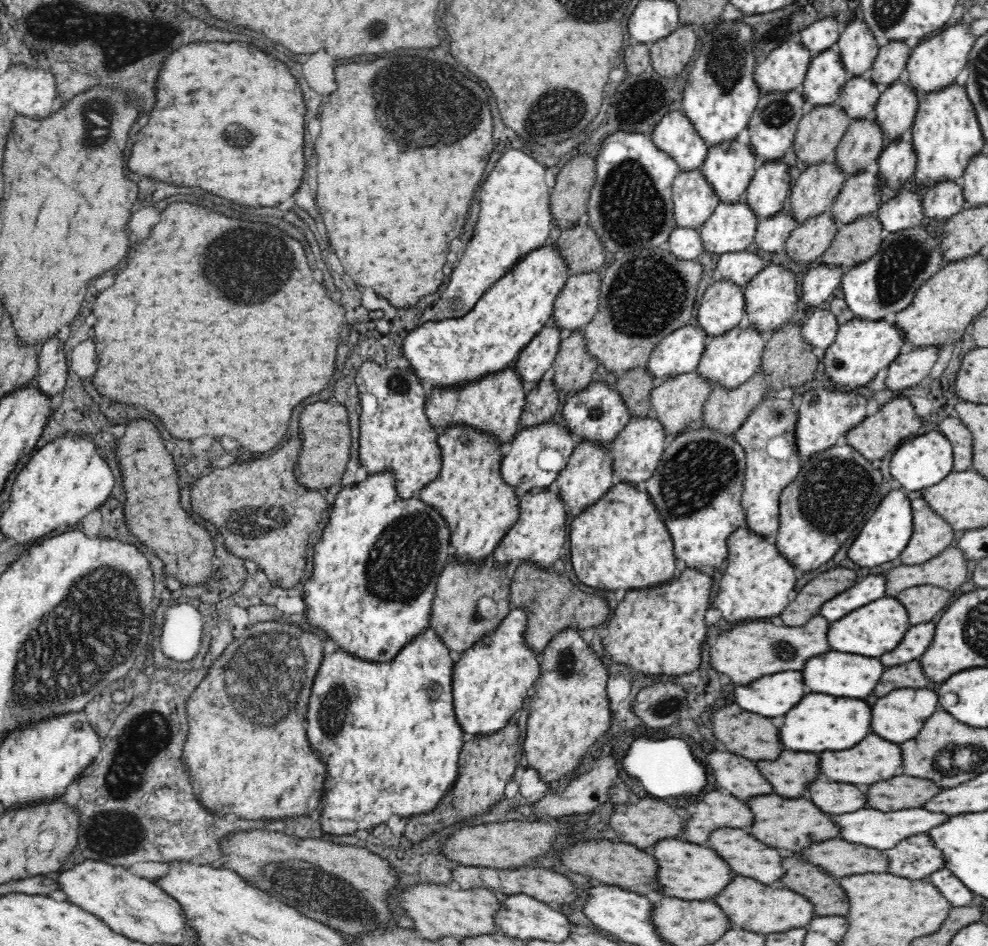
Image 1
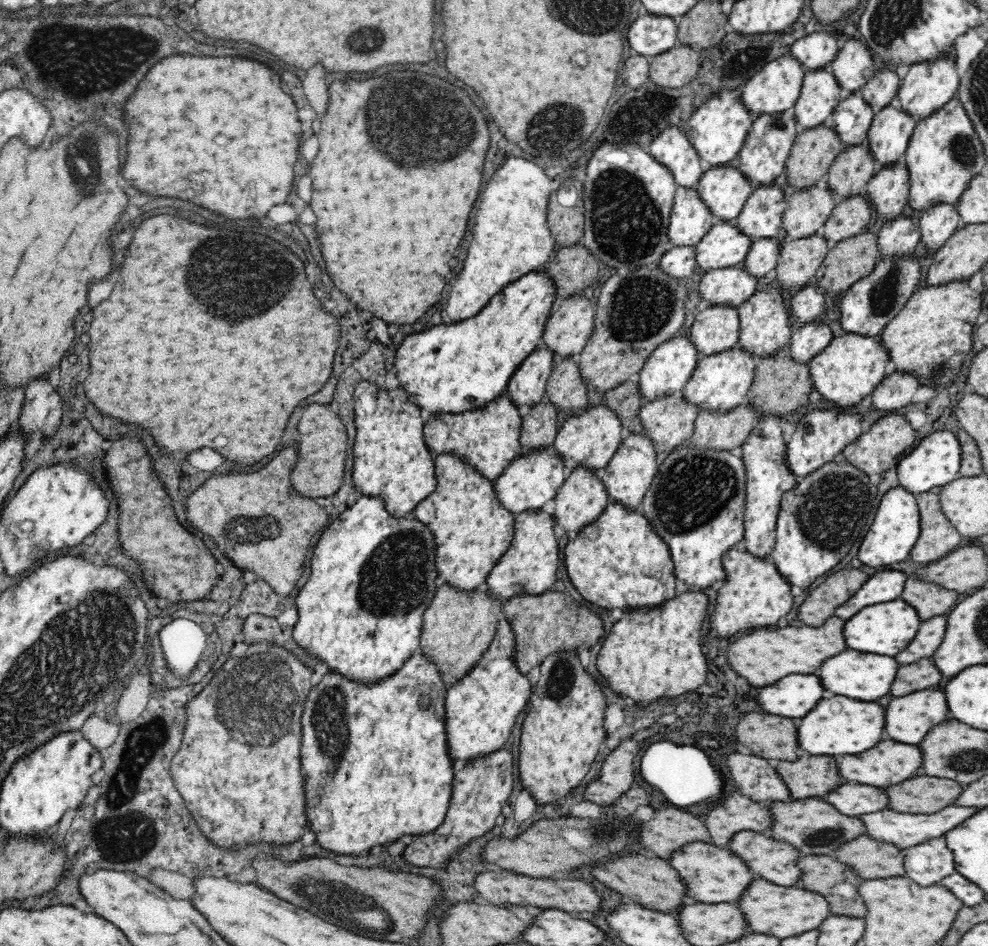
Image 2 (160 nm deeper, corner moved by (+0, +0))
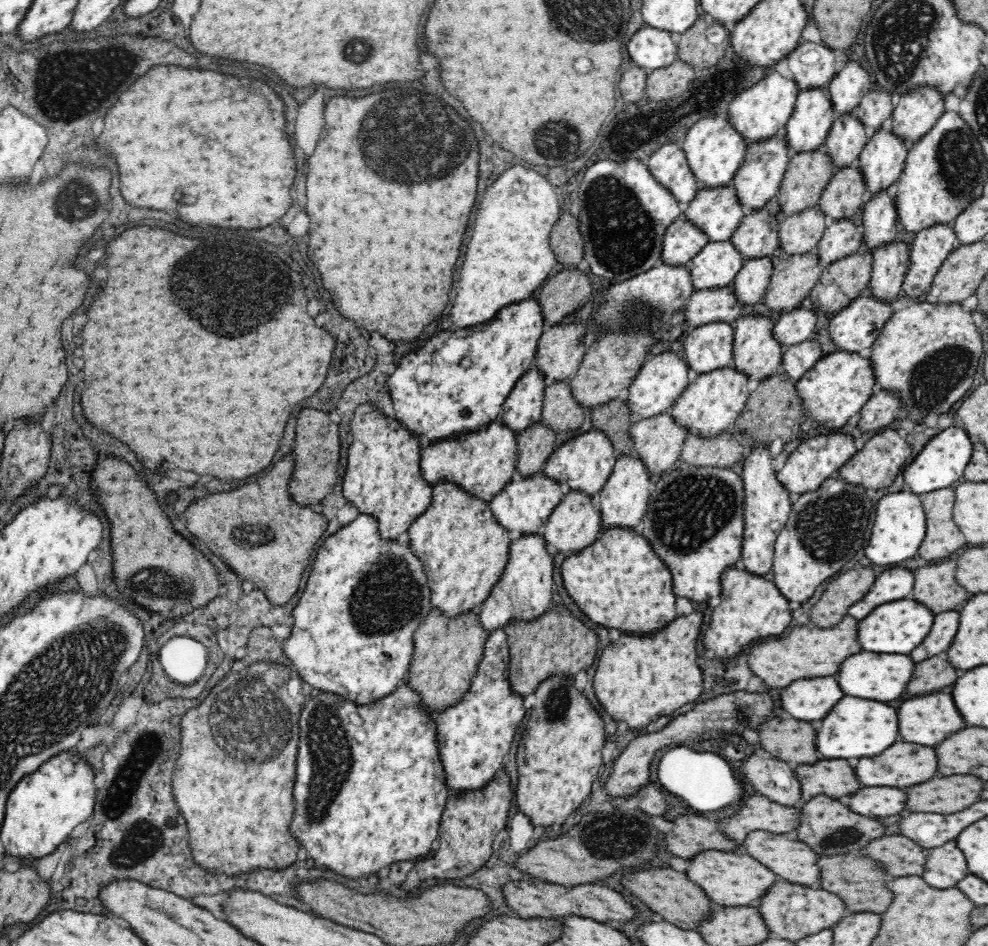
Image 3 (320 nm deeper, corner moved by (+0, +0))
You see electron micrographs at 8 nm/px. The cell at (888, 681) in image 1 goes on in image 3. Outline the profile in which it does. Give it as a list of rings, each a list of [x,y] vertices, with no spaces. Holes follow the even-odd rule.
[[[930,658],[920,664],[916,664],[916,672],[908,684],[910,694],[924,694],[924,692],[936,692],[944,686],[954,684],[958,678],[958,672],[954,666],[948,664],[944,658]]]

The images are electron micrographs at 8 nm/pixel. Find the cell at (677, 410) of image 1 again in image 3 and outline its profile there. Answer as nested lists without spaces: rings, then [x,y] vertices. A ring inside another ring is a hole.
[[[662,413],[652,418],[634,421],[630,425],[628,435],[632,439],[636,457],[644,463],[648,475],[656,477],[661,477],[666,471],[676,468],[676,465],[679,464],[683,441],[688,436],[680,425],[674,423],[674,419],[669,413]]]

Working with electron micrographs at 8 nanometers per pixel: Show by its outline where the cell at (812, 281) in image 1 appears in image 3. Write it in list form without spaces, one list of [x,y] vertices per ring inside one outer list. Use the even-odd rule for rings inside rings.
[[[805,305],[780,315],[772,326],[772,338],[783,350],[815,337],[822,320],[820,316]]]

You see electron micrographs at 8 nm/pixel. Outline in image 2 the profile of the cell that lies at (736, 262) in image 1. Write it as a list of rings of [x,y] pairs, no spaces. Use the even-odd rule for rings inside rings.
[[[742,266],[726,268],[726,270],[715,270],[714,272],[703,274],[698,289],[701,308],[709,307],[710,305],[738,308],[755,293],[756,286],[758,286],[756,278],[746,274]]]

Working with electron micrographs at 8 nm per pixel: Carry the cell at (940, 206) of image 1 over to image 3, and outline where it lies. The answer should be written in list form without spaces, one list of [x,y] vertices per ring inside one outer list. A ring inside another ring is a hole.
[[[936,225],[915,234],[910,245],[908,273],[901,286],[910,302],[925,301],[934,276],[959,246],[960,241],[950,225]]]

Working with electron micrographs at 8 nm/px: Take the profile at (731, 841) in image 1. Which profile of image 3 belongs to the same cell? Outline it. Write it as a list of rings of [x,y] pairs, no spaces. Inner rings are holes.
[[[752,832],[744,840],[744,846],[750,856],[788,882],[810,886],[820,878],[818,854],[804,842],[790,840],[784,834]]]

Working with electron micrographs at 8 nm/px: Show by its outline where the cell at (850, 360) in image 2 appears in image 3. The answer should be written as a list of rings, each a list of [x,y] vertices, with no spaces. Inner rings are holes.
[[[838,350],[823,356],[795,385],[796,395],[803,405],[803,416],[825,428],[824,432],[840,432],[852,416],[862,411],[876,390],[867,353]]]

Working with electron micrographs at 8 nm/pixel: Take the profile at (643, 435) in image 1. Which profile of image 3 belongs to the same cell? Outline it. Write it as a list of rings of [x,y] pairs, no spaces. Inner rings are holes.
[[[633,455],[617,457],[612,474],[608,477],[600,494],[600,523],[602,530],[620,527],[622,529],[639,529],[645,512],[648,508],[650,488],[650,475],[644,463]]]

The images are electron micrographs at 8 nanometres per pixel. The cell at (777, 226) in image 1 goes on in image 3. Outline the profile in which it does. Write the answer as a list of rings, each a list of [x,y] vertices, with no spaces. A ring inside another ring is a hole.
[[[769,258],[744,262],[742,270],[732,282],[738,307],[754,306],[762,302],[772,274],[773,267]]]

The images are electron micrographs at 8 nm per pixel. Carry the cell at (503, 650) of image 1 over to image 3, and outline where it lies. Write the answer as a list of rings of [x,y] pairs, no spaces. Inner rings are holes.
[[[505,630],[490,632],[485,643],[484,654],[477,674],[458,704],[442,711],[434,722],[436,725],[436,743],[444,767],[444,783],[449,793],[478,791],[484,788],[496,774],[502,770],[502,760],[509,753],[516,736],[516,729],[524,720],[523,698],[510,688],[509,683],[509,645]]]

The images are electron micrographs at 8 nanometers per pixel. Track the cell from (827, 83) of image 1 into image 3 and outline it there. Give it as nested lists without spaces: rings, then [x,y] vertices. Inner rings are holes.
[[[823,89],[799,91],[782,136],[791,155],[816,152],[825,142],[837,117]]]

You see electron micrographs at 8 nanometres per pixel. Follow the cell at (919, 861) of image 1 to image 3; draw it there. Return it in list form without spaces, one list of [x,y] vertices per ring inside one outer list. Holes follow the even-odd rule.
[[[956,841],[926,849],[925,852],[927,863],[922,877],[932,888],[944,890],[957,887],[970,874],[965,854]]]

